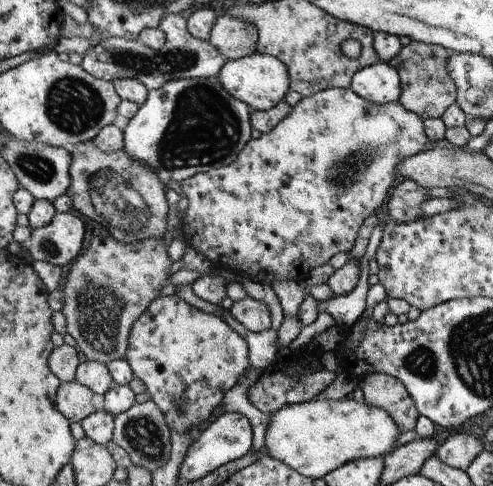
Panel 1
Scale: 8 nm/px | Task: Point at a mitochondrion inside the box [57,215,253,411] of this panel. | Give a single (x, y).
(99, 309)

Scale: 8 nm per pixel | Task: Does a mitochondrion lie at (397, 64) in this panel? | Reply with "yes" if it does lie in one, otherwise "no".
no

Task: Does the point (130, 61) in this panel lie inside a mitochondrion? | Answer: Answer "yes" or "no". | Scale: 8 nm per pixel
yes

